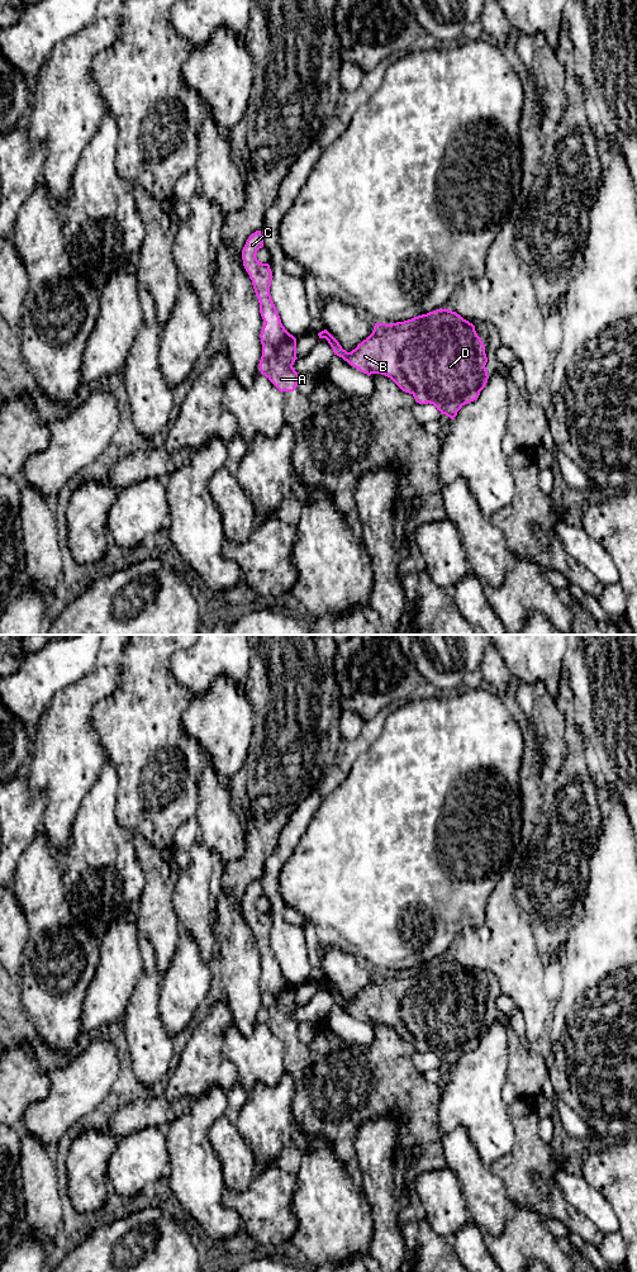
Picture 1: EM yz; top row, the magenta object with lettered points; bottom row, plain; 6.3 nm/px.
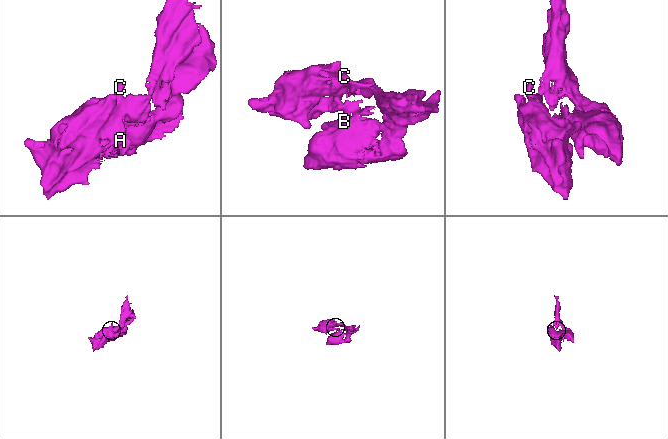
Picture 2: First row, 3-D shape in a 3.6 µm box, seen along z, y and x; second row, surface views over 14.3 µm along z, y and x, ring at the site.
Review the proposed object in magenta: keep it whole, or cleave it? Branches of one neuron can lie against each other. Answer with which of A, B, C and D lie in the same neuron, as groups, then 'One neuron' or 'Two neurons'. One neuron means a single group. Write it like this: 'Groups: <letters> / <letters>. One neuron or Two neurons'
Groups: A C / B D. Two neurons

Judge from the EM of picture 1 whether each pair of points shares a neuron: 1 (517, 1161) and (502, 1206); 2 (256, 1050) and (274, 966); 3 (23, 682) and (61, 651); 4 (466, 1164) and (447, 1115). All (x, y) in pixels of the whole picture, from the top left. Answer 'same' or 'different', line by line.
1: different
2: different
3: same
4: different

